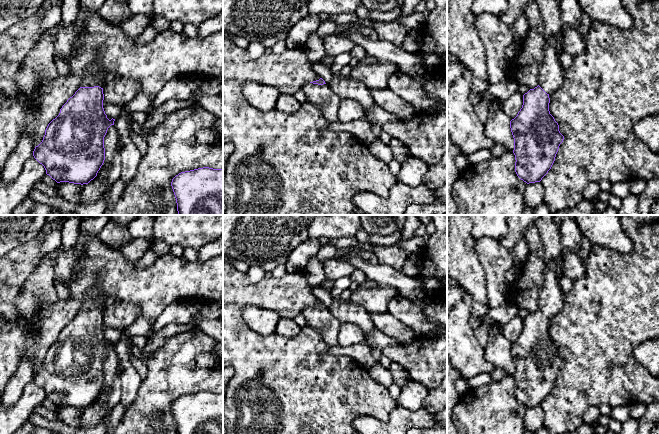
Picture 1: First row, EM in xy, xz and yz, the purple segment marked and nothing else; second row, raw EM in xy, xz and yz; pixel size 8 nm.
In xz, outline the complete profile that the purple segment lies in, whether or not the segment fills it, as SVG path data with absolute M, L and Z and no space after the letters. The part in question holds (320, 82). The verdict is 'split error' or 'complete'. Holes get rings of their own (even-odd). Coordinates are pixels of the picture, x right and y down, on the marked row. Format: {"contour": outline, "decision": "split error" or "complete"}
{"contour": "M322 78L306 83L302 89L306 94L306 102L318 107L328 122L339 121L338 110L341 98L331 90Z", "decision": "split error"}

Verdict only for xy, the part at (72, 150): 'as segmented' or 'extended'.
extended

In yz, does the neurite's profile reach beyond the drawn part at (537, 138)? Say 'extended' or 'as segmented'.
extended

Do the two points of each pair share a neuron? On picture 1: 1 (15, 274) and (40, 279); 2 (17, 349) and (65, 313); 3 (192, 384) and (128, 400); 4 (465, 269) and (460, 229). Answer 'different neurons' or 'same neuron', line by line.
1: different neurons
2: same neuron
3: different neurons
4: same neuron

